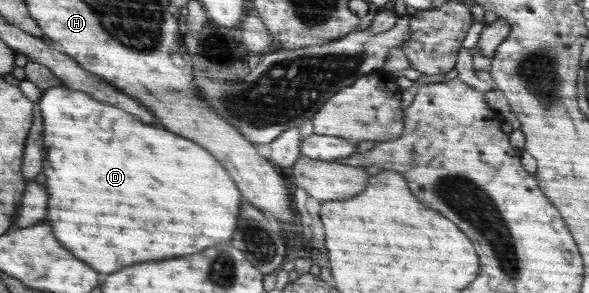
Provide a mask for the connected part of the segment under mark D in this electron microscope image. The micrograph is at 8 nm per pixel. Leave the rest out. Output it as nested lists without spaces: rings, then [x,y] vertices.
[[[50,87],[45,90],[39,99],[39,107],[41,107],[41,115],[43,115],[43,153],[45,153],[45,161],[49,163],[49,169],[45,169],[45,183],[47,183],[45,189],[47,189],[47,193],[51,193],[51,209],[47,211],[47,221],[49,221],[51,229],[55,229],[55,239],[59,243],[63,241],[63,247],[67,251],[75,253],[75,257],[79,257],[81,261],[85,261],[99,273],[115,273],[133,263],[199,253],[205,247],[231,241],[231,237],[234,236],[233,231],[238,229],[235,227],[235,221],[237,221],[239,199],[242,195],[239,194],[238,187],[234,185],[234,179],[227,175],[227,171],[217,163],[217,159],[209,151],[205,151],[203,147],[195,145],[193,141],[189,141],[185,137],[179,137],[165,129],[141,123],[131,113],[127,113],[115,105],[95,101],[79,90],[71,91],[69,87]]]

